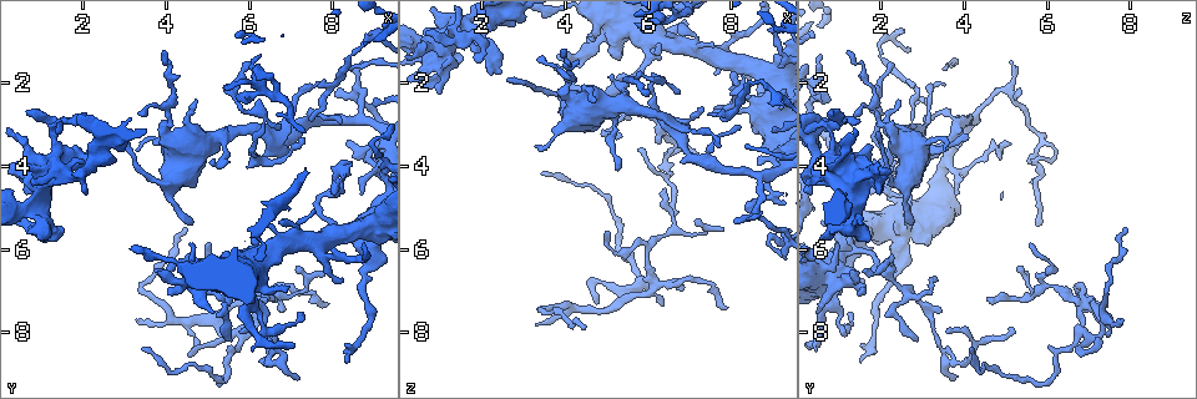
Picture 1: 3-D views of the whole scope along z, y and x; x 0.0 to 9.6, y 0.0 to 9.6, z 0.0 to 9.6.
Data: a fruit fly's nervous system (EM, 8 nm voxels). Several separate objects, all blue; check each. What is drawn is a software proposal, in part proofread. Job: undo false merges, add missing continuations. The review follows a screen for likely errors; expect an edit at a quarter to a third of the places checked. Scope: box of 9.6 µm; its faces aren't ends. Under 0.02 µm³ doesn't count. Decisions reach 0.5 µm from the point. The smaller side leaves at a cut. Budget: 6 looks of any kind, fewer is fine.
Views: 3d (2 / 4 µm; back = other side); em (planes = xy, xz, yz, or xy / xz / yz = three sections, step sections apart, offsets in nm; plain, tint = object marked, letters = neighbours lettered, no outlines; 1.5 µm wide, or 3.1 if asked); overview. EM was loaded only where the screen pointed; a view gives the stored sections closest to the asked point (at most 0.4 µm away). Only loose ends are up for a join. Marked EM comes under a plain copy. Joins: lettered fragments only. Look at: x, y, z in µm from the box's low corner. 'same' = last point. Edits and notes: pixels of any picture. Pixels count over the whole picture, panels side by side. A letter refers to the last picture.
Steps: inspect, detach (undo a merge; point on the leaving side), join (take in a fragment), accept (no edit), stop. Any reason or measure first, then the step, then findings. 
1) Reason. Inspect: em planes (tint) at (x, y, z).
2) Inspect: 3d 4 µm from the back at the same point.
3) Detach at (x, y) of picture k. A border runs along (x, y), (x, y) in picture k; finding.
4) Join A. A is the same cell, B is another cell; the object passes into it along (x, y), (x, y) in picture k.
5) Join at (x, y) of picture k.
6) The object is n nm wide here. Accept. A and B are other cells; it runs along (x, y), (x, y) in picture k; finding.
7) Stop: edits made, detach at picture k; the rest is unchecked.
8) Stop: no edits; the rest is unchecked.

End of a long branch. Inspect: em planes (letters) at (4.50, 5.55, 7.90).

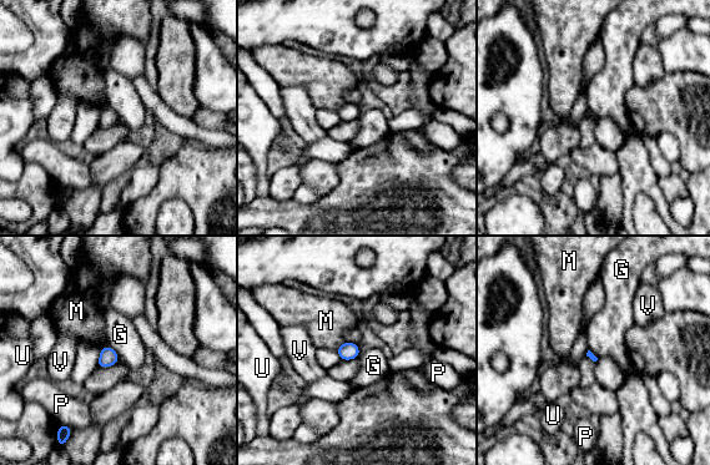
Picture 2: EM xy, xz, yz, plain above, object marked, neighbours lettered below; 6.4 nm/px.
The longest contact is with G, 140 nm. Accept. G, M, P, U and V are other cells; no lettered fragment goes on from it.

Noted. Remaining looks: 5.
Inspect: em planes (letters) at (2.15, 3.55, 1.80).

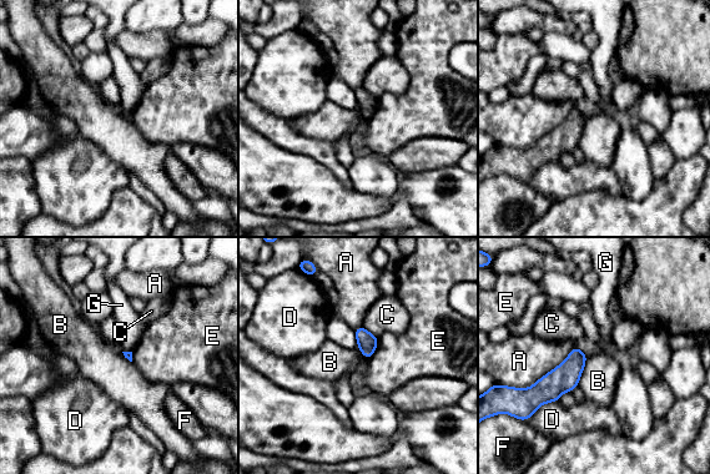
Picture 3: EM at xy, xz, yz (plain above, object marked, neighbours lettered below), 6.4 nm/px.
The longest contact is with A, 480 nm. Accept. A, B, C, D, E, F and G are other cells; a border runs along (589, 356), (584, 363), (578, 384) in picture 3; no lettered fragment goes on from it.

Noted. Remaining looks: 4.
End of a long branch. Inspect: em planes (letters) at (8.35, 8.70, 1.45).

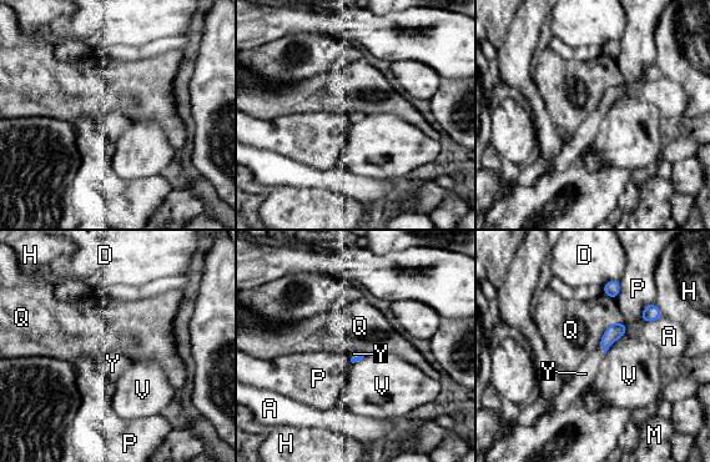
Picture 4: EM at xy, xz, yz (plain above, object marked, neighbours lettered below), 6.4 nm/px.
The longest contact is with Q, 190 nm. Join Y. Y is the same cell, A, D, H, M, P, Q and V are other cells; it goes on there.

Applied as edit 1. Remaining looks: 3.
Stop: edits made, join at picture 4; the rest is unchecked.

